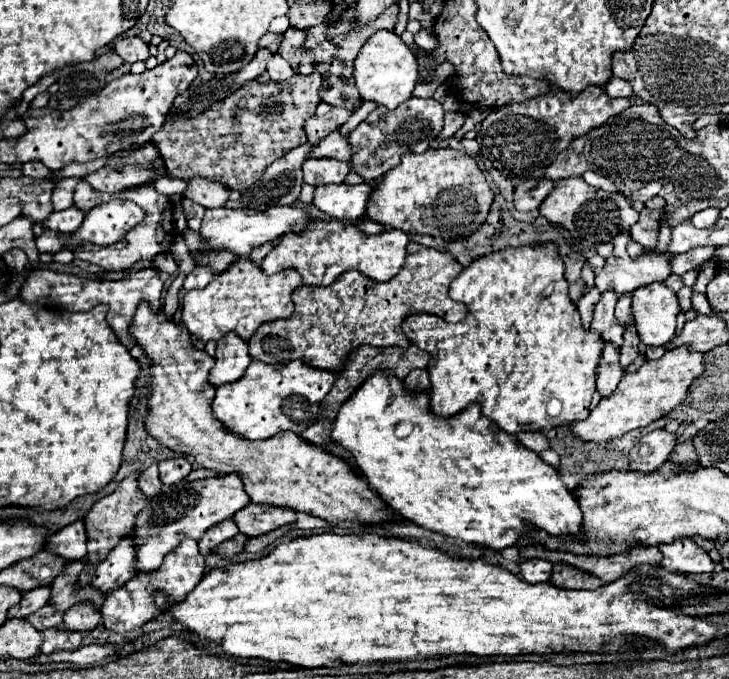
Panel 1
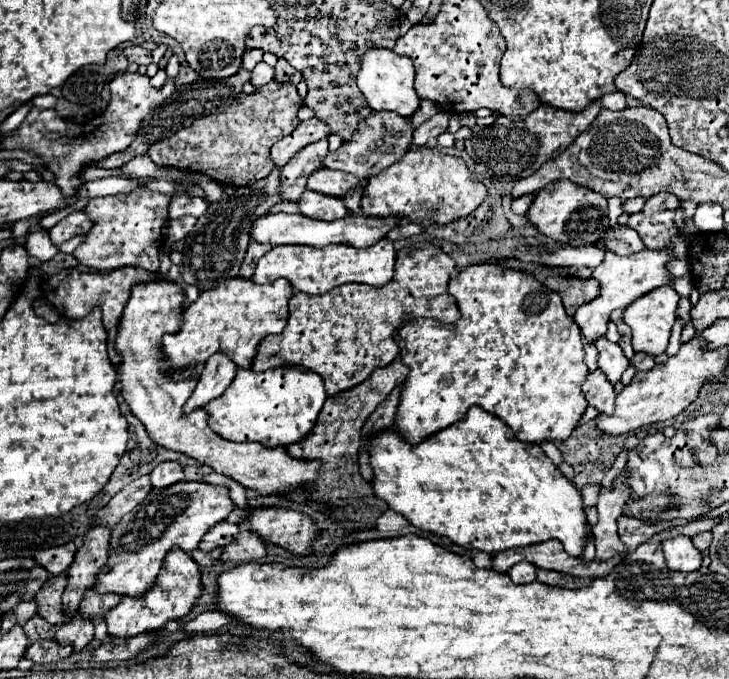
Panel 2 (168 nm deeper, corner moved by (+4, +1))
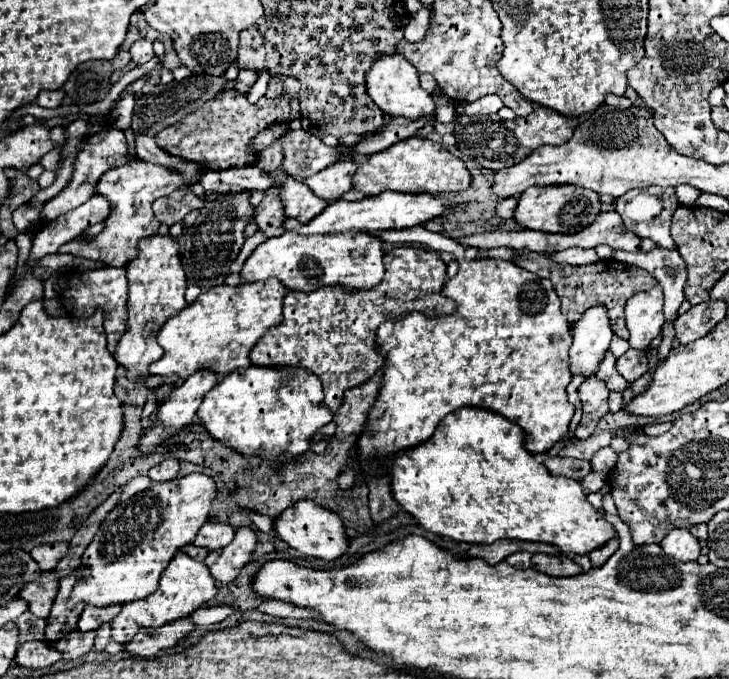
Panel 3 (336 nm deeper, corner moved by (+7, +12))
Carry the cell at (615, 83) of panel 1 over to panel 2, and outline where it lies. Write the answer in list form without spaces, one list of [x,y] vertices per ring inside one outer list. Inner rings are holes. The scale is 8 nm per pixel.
[[[613,91],[613,93],[607,93],[601,97],[601,105],[607,107],[607,109],[613,109],[613,111],[619,111],[619,109],[625,109],[625,95],[621,91]]]

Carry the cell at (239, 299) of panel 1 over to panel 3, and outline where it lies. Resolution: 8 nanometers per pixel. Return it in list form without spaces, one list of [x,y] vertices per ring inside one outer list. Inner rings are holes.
[[[268,278],[266,282],[254,282],[254,284],[240,284],[236,288],[232,286],[218,286],[208,290],[206,294],[200,294],[200,298],[186,306],[180,314],[172,316],[164,328],[158,334],[158,344],[164,348],[164,356],[150,364],[150,372],[156,376],[178,376],[186,380],[198,370],[212,370],[218,376],[226,376],[234,370],[248,368],[250,366],[250,350],[258,342],[258,338],[272,326],[278,326],[282,320],[282,298],[286,296],[286,288],[274,278]]]

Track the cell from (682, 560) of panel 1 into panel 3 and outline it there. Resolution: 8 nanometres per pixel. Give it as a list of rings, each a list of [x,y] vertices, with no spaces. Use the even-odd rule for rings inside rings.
[[[674,528],[666,534],[666,538],[660,542],[660,546],[664,548],[664,552],[676,560],[682,562],[690,562],[690,560],[698,560],[700,556],[700,542],[682,528]]]

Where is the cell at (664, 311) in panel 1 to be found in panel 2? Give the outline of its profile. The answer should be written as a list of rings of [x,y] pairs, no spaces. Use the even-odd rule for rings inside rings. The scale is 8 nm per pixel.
[[[665,285],[665,287],[657,287],[655,291],[649,291],[641,299],[635,299],[635,303],[631,303],[625,309],[623,319],[633,331],[633,349],[635,351],[645,351],[651,355],[665,353],[665,349],[669,345],[671,327],[673,327],[673,321],[677,315],[677,303],[679,303],[677,291],[671,285]]]

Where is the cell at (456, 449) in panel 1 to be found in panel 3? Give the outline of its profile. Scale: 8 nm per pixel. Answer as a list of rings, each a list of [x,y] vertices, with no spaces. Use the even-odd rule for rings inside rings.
[[[460,408],[448,414],[430,440],[396,454],[392,462],[392,494],[426,530],[456,542],[490,544],[502,538],[516,538],[554,544],[558,552],[574,556],[588,554],[616,536],[614,526],[586,500],[580,482],[564,476],[550,476],[546,466],[536,462],[536,458],[522,448],[522,428],[482,408]]]

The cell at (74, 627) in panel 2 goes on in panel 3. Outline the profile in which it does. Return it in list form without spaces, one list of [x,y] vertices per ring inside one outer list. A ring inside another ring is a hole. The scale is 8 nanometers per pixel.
[[[74,630],[66,636],[62,636],[62,640],[58,640],[58,644],[54,644],[54,648],[58,652],[62,652],[64,660],[76,660],[94,648],[94,638],[96,638],[96,632],[84,634],[84,632]]]

